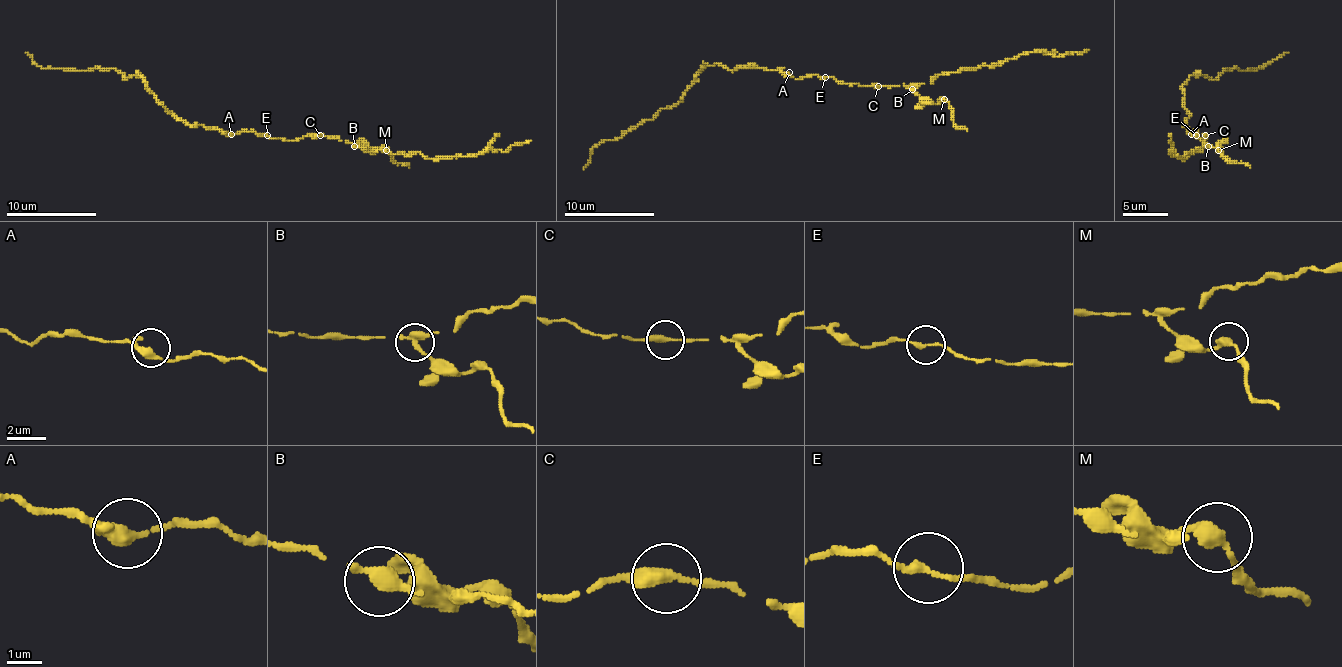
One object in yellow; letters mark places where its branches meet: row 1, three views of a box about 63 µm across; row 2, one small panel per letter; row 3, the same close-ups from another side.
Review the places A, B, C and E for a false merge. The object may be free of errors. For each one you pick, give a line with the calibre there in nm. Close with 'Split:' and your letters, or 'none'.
B: Thickness 360 nm
Split: B

